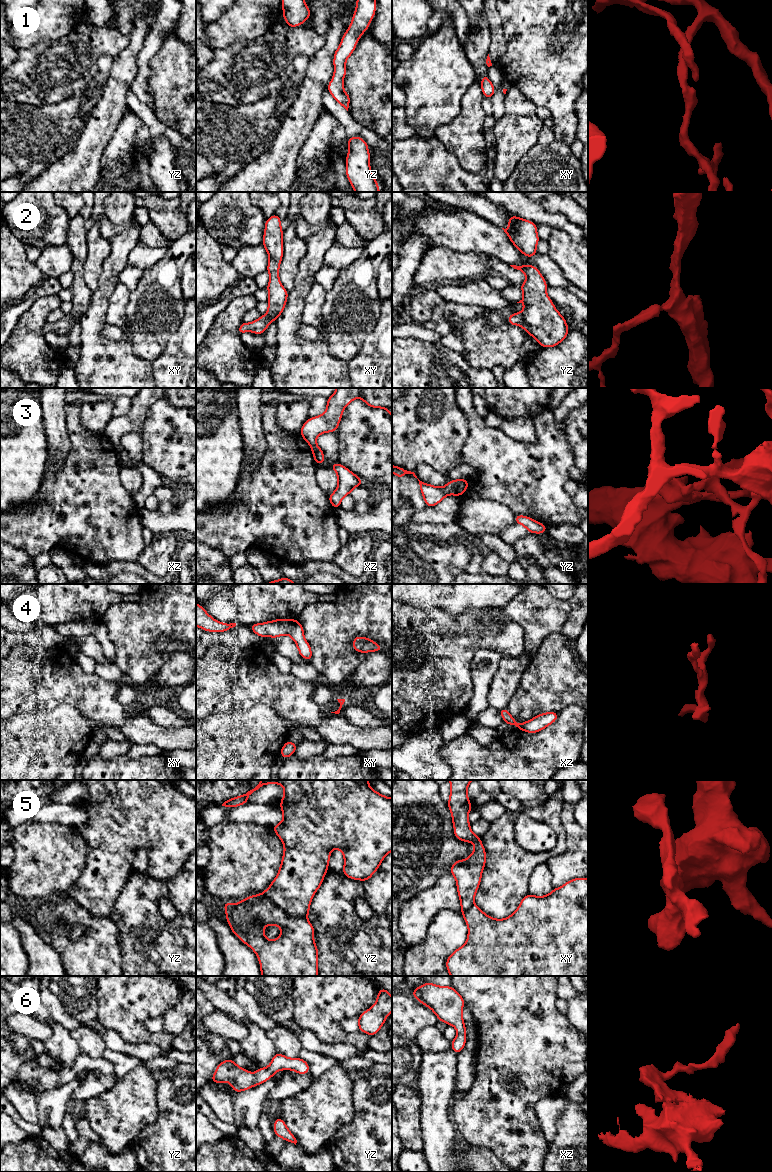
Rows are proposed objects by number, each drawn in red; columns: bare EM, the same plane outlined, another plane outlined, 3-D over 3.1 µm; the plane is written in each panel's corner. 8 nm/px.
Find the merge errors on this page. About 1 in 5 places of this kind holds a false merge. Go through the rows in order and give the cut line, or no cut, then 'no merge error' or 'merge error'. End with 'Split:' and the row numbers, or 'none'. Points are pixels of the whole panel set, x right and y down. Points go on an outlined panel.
1: cut none; no merge error
2: cut none; no merge error
3: cut none; no merge error
4: cut none; no merge error
5: cut yz (262, 894), (288, 914), (304, 916), (306, 918); merge error
6: cut none; no merge error
Split: 5

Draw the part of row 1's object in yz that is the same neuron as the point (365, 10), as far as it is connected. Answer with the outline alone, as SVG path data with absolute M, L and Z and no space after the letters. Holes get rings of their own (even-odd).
M357 0L351 24L341 39L341 43L334 53L334 74L327 90L335 101L347 111L350 96L344 91L343 79L346 76L346 60L354 52L361 35L368 30L369 24L376 11L376 0Z

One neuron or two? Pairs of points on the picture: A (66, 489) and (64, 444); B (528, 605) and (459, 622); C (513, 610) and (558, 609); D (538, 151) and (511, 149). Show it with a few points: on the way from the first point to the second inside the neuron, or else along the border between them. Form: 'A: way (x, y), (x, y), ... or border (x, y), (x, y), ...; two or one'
A: border (67, 434), (70, 450), (63, 464), (46, 469); two
B: border (498, 608), (502, 619), (514, 621), (521, 625); two
C: way (524, 610), (547, 611); one
D: border (537, 143), (521, 158), (514, 168); two

